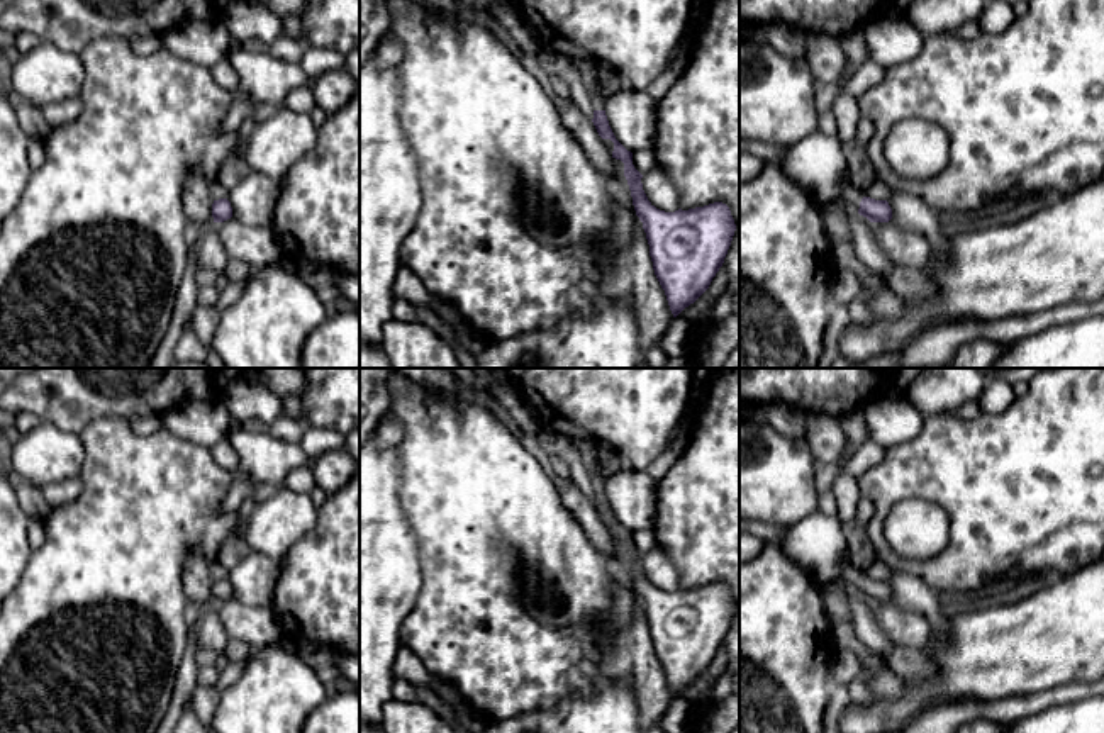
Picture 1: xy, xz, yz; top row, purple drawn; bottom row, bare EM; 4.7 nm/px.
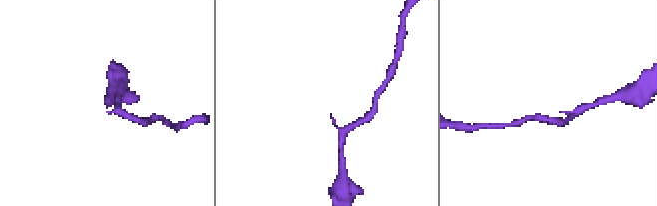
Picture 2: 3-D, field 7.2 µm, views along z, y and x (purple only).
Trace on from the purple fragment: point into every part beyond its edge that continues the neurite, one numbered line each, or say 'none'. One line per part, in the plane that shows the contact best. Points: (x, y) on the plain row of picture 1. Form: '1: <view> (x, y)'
1: yz (850, 576)

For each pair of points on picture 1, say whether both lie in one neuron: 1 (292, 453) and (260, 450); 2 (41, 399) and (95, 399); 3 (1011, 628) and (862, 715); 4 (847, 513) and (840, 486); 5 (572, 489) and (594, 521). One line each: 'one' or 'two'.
1: one
2: one
3: one
4: one
5: one

